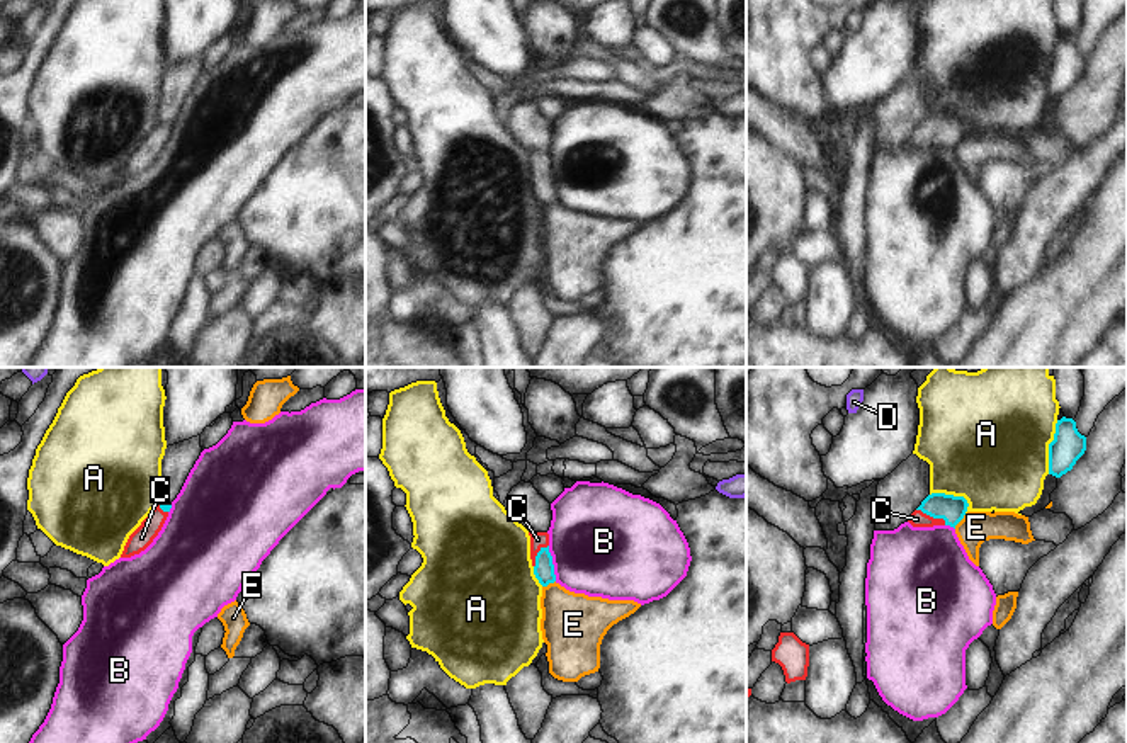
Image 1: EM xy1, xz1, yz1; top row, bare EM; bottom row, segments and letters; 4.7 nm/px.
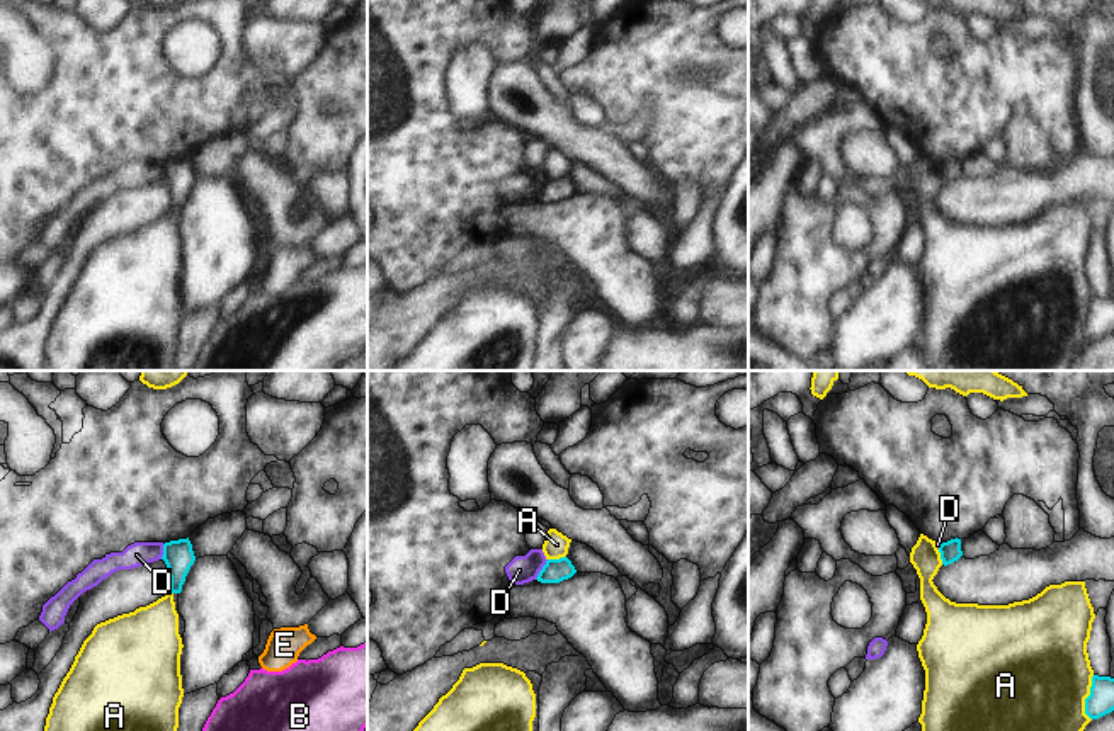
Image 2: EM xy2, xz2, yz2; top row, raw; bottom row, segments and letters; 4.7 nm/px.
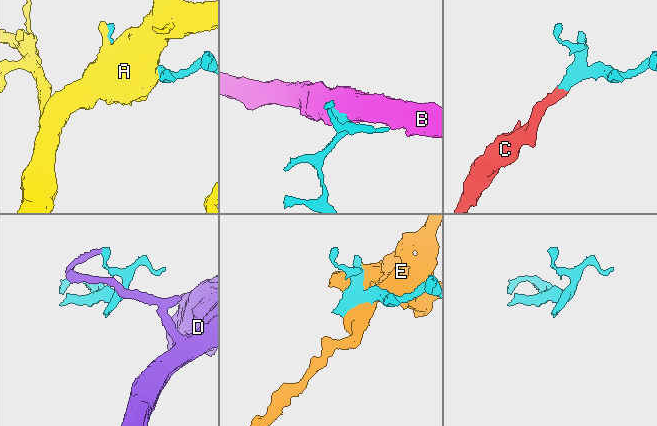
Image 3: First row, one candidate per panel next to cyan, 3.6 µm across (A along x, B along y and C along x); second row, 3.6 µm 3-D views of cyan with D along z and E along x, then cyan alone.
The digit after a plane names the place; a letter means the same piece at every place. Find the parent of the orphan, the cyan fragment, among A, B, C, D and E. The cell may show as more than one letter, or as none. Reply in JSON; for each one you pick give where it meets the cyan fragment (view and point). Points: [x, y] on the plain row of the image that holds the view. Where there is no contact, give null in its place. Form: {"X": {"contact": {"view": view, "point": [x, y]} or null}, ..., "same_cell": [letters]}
{"C": {"contact": {"view": "yz1", "point": [932, 135]}}, "same_cell": ["C"]}

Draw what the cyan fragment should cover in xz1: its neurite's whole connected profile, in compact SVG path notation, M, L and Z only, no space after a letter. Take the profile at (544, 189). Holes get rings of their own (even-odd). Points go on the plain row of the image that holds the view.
M529 150L529 155L534 194L542 206L547 206L556 201L552 175L549 172L549 153Z

